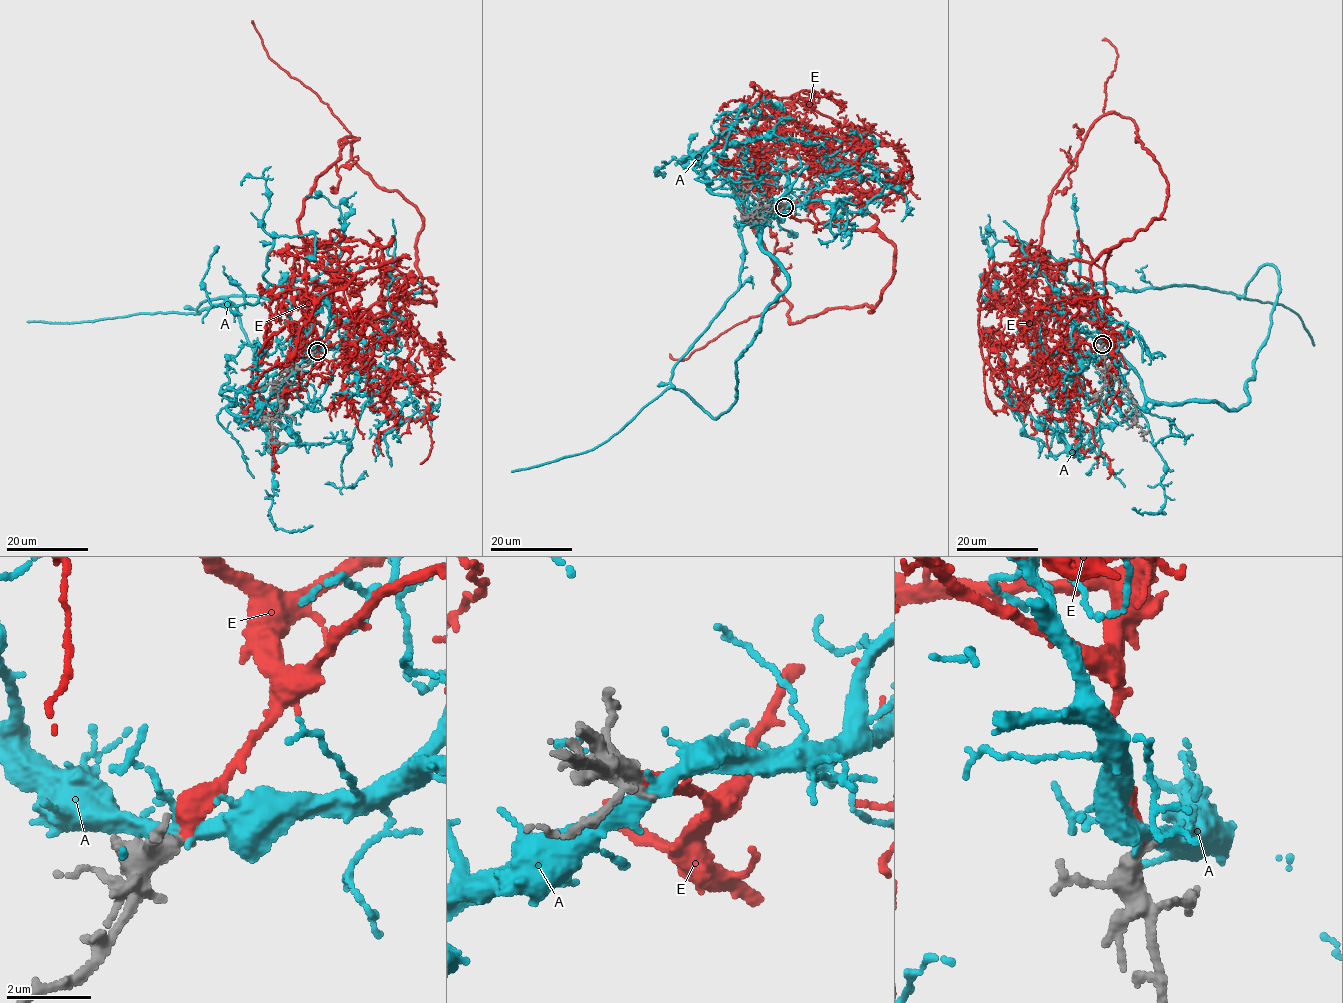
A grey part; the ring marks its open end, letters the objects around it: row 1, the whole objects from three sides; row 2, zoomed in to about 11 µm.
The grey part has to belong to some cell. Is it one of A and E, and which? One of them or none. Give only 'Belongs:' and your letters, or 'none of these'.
Belongs: E

